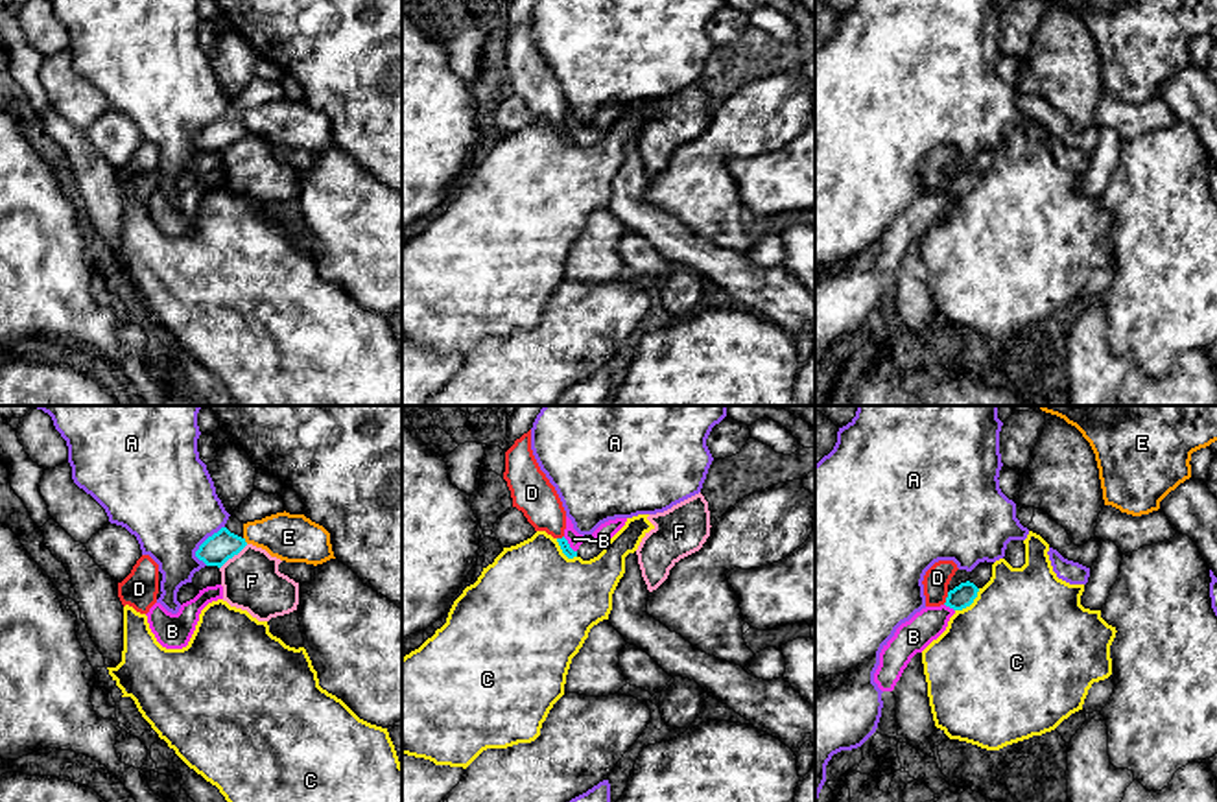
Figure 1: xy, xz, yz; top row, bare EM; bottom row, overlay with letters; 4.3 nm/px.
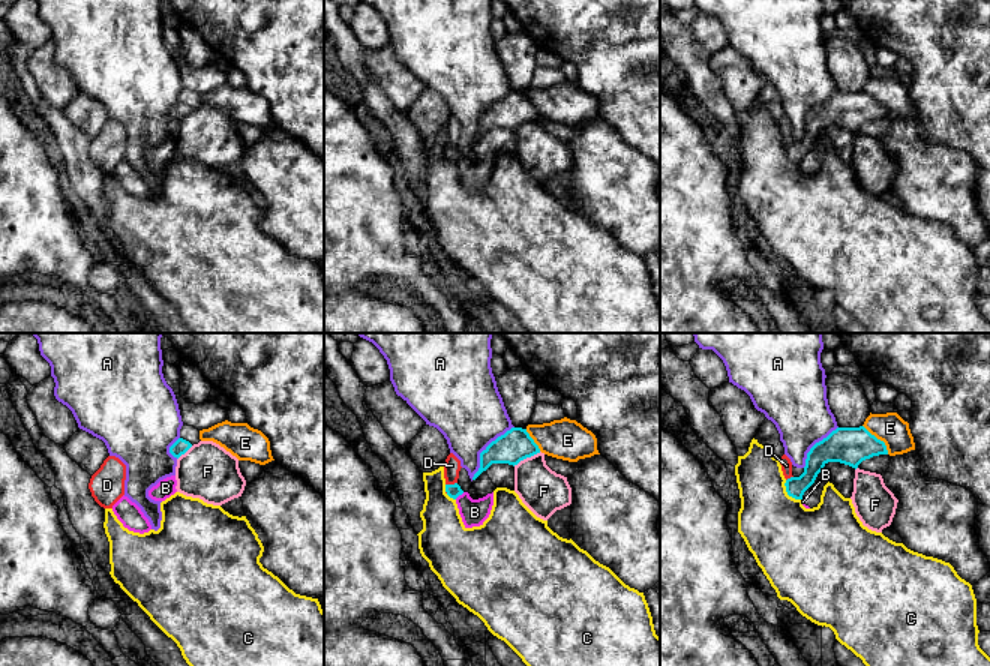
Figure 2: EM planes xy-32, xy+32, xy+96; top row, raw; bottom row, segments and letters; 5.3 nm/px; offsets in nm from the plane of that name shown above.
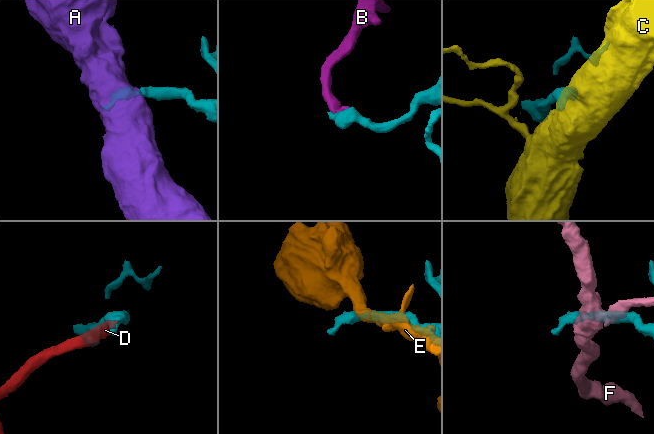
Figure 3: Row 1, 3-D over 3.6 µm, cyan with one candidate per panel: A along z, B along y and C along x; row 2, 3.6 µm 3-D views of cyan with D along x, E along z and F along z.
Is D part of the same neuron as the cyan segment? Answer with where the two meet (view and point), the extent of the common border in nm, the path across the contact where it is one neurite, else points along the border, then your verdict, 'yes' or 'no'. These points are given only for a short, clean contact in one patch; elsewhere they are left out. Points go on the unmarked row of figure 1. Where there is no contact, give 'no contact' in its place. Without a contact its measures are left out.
yz (946, 185) | 60 nm | across yz (961, 183), (946, 185), (937, 176), (937, 165) | yes

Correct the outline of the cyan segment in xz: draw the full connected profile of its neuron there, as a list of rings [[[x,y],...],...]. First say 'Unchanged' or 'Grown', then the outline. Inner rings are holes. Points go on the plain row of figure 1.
Grown. [[[531,17],[505,39],[503,66],[511,77],[513,94],[524,100],[535,118],[551,122],[568,146],[577,144],[564,125],[566,98],[562,88],[533,42]]]

